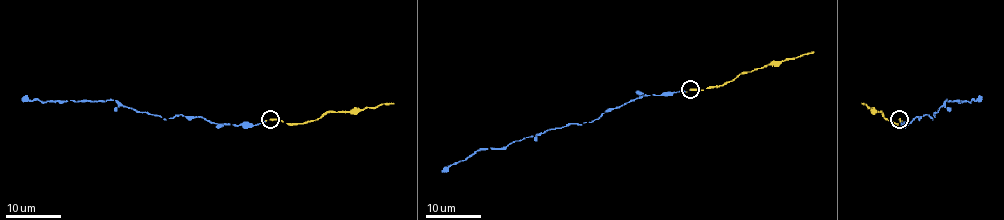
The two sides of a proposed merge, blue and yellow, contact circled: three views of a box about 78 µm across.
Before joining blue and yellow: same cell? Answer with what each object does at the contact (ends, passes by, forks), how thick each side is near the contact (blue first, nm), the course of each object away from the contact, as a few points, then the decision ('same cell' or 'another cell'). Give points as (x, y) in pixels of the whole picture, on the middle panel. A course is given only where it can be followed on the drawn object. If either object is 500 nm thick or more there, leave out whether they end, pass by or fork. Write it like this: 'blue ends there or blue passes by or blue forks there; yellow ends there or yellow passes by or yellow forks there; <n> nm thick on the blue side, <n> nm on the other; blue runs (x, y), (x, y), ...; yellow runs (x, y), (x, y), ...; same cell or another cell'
blue ends there; yellow ends there; 70 nm thick on the blue side, 360 nm on the other; blue runs (690, 90), (642, 95), (607, 109), (597, 119), (557, 127), (513, 141), (502, 148), (480, 148), (441, 171); yellow runs (690, 90), (723, 86), (747, 72), (779, 65), (785, 59), (813, 51); same cell

